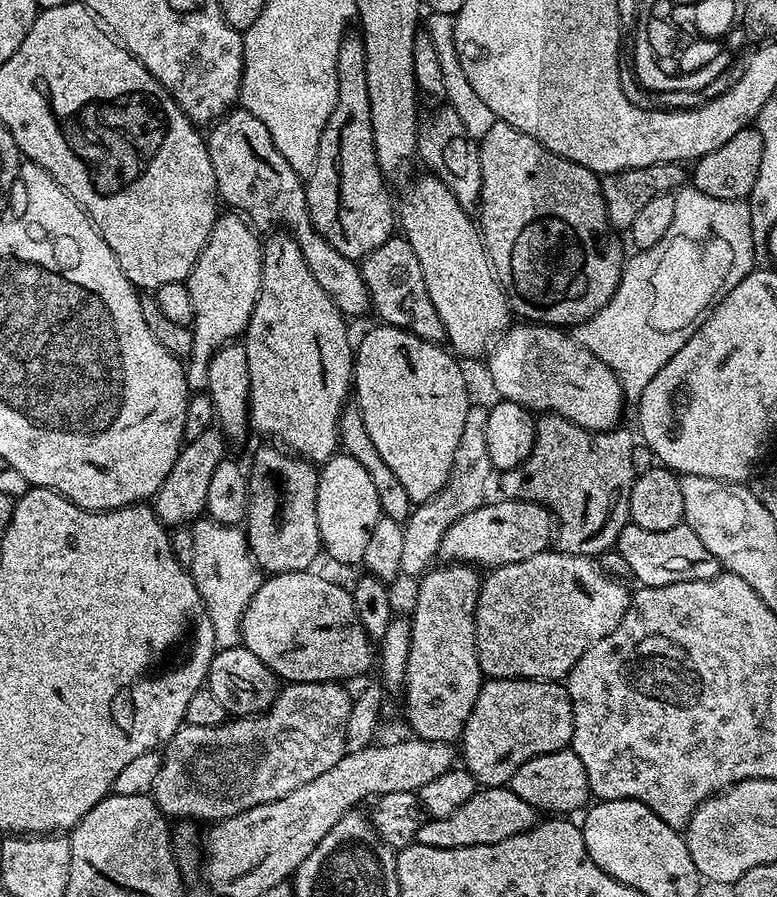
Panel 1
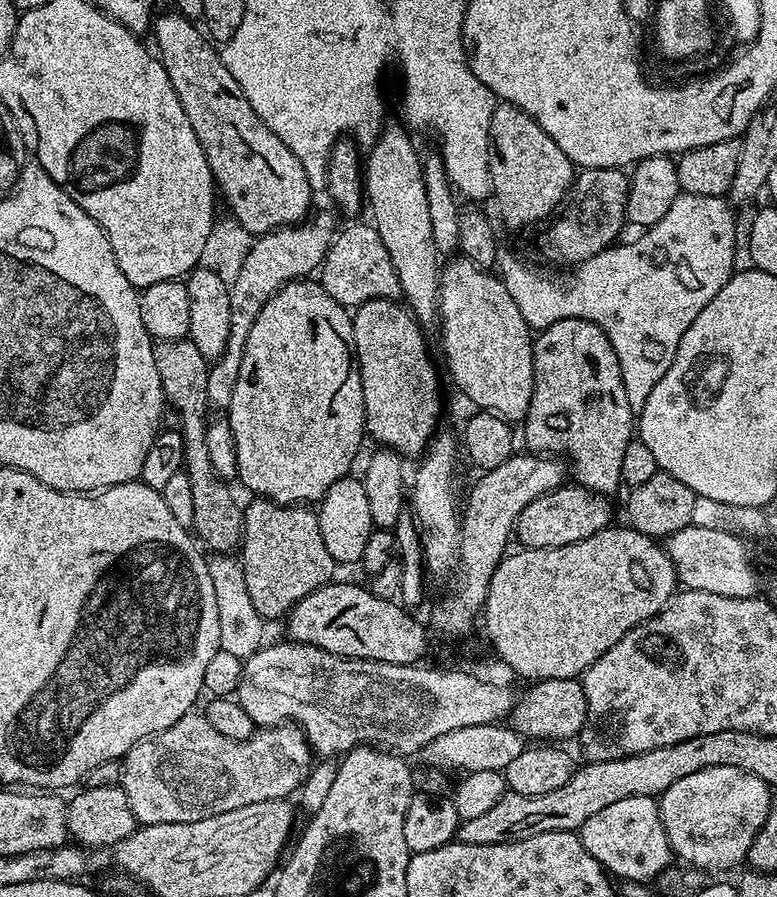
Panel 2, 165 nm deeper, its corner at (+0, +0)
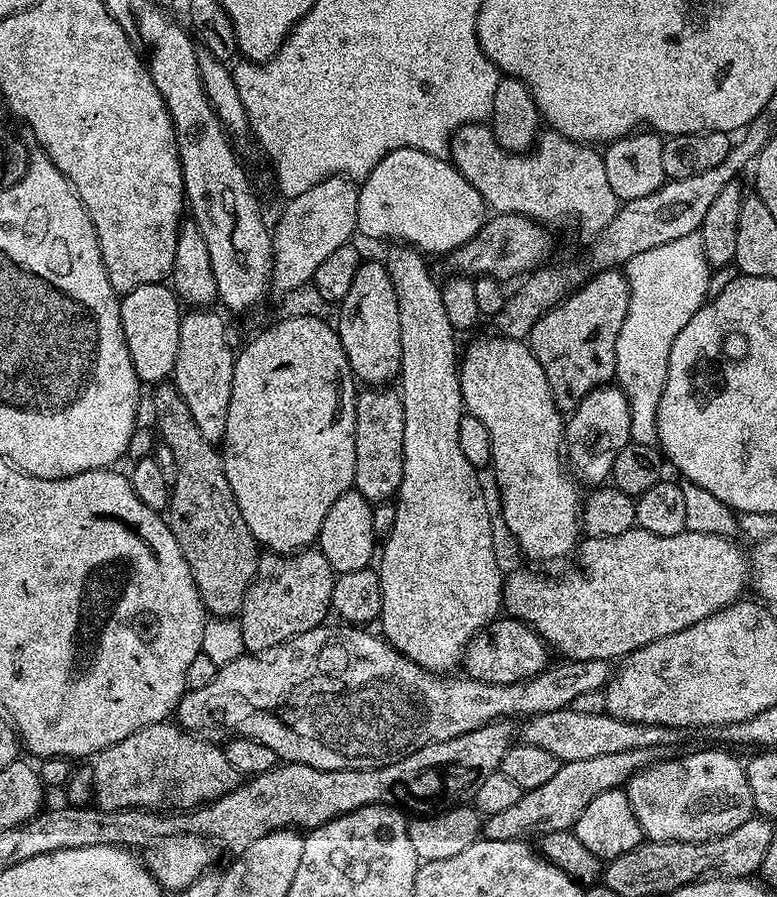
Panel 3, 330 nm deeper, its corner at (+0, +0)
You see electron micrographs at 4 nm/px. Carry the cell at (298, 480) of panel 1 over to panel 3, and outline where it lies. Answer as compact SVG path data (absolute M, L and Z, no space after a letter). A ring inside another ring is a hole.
M319 547L301 548L298 552L287 554L265 551L256 564L256 573L246 590L246 598L238 613L245 653L268 652L298 634L306 634L310 630L321 627L327 621L324 619L328 614L330 616L331 592L334 590L336 578L337 573L333 572L330 562L326 562Z

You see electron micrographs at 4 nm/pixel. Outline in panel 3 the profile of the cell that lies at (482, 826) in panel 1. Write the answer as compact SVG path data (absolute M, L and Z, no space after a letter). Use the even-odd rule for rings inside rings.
M659 748L646 750L622 750L622 754L598 754L598 758L586 758L582 762L561 763L558 774L537 788L521 791L518 802L514 806L502 810L498 814L487 817L482 824L482 836L486 840L524 840L539 838L545 832L566 832L575 829L578 818L586 806L590 806L598 794L606 794L606 790L627 785L628 779L643 768L661 759Z

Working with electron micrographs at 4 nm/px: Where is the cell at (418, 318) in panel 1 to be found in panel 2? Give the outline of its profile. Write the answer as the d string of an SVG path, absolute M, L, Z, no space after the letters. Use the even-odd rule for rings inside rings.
M352 222L349 228L341 227L337 231L332 245L328 248L328 253L324 255L324 261L321 262L318 269L318 283L326 290L326 294L330 294L330 298L334 298L334 302L344 305L345 308L349 310L355 310L360 307L360 305L370 302L371 300L394 300L399 301L401 299L400 293L400 283L398 282L398 274L394 270L394 262L390 262L390 254L386 250L386 246L382 246L382 238L378 238L378 230L371 223L365 222L365 224L356 224L360 222Z

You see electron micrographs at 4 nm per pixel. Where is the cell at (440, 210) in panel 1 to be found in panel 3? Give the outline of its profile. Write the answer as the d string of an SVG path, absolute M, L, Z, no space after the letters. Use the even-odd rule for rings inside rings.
M492 334L485 340L474 341L465 352L463 349L458 371L467 415L478 418L478 422L490 430L490 472L496 475L496 484L500 487L500 512L509 534L532 560L556 560L572 547L573 551L582 540L581 485L566 467L562 455L565 417L556 406L556 397L548 389L546 374L531 347L524 340Z

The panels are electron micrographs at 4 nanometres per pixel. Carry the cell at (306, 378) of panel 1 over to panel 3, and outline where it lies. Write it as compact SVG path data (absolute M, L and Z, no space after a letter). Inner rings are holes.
M288 316L277 324L260 332L244 349L235 353L234 386L230 390L230 414L226 414L226 434L222 441L222 455L226 482L230 482L230 490L234 490L234 498L238 502L238 510L242 510L242 518L246 518L246 526L250 526L250 534L254 534L257 545L270 552L287 554L298 552L301 548L313 547L320 539L322 518L326 518L330 506L342 498L354 485L354 418L356 417L356 393L358 381L352 374L352 367L346 358L346 350L340 341L340 333L324 320L316 316Z

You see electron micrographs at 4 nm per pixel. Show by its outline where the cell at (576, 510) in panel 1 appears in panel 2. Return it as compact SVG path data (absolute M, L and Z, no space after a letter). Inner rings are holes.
M568 318L543 329L532 345L534 362L534 390L528 413L524 415L524 444L529 453L547 454L563 458L577 485L595 492L612 494L622 484L622 457L626 446L634 438L634 413L630 398L626 398L626 386L622 386L622 366L618 366L618 354L610 346L610 338L594 322L582 318Z

